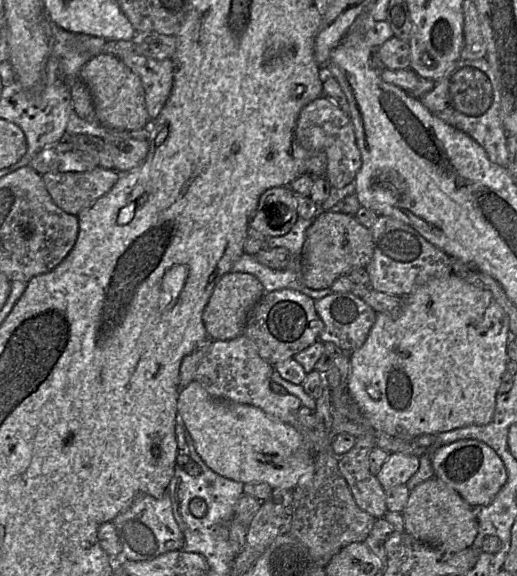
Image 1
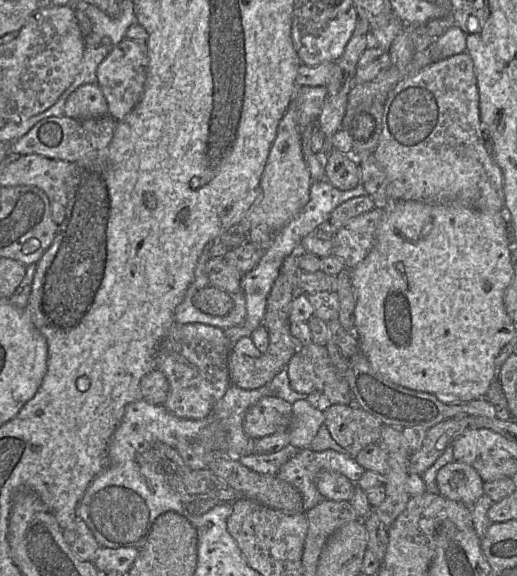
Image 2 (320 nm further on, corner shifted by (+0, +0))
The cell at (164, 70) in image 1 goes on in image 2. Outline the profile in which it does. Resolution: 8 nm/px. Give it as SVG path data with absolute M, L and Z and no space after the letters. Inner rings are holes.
M124 38L104 58L97 68L97 82L108 106L108 114L122 120L141 100L148 69L146 42Z

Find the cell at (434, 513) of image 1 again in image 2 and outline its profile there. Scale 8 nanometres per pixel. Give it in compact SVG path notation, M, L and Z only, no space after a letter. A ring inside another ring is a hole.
M451 462L436 476L438 494L471 509L484 495L484 482L478 472L462 462Z

